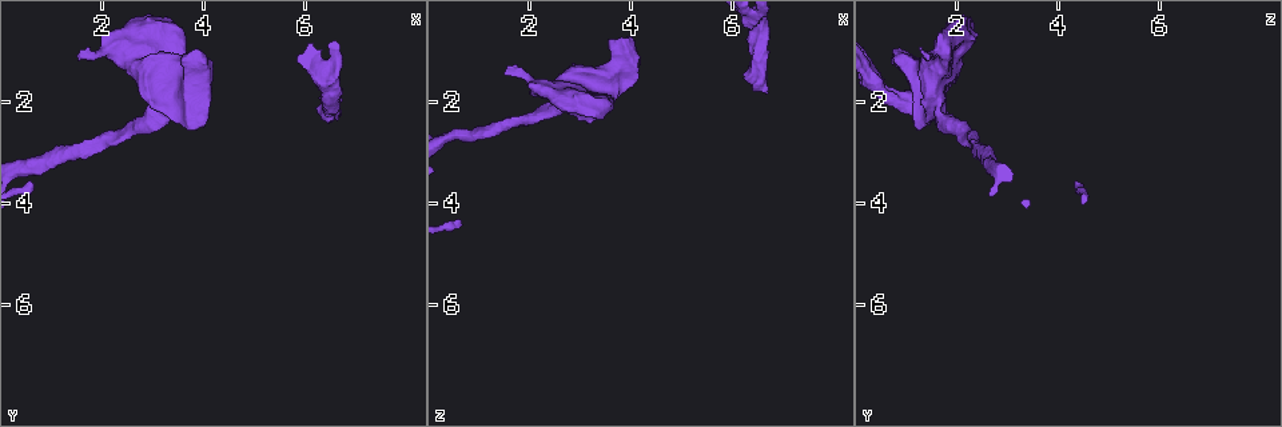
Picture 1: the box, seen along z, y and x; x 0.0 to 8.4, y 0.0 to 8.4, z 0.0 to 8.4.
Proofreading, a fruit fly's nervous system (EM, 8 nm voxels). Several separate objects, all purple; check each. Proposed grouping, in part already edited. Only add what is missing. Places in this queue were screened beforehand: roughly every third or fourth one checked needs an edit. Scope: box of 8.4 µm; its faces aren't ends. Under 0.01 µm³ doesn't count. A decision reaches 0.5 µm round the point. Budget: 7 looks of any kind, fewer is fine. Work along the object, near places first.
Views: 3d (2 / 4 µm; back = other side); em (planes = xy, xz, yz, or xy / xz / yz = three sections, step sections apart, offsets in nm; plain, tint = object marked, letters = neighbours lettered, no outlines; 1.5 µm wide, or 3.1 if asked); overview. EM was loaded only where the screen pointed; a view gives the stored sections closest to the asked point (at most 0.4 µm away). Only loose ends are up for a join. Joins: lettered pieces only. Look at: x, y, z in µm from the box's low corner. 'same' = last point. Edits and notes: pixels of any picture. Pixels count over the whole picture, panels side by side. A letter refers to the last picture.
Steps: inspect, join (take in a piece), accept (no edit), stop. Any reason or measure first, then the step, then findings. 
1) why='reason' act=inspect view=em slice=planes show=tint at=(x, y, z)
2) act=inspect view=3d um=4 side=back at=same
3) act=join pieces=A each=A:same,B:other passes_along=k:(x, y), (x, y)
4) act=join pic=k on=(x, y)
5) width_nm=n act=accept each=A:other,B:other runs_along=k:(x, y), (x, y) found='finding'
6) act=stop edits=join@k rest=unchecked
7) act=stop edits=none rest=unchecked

why='thick end' act=inspect view=em slice=yz step=4 show=letters at=(6.65, 2.20, 1.85)

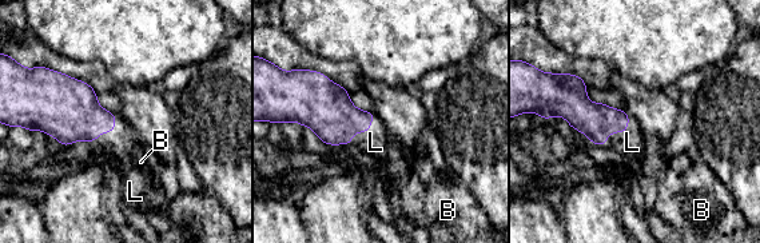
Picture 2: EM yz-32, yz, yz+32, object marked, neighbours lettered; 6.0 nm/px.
act=join pieces=L each=B:other,L:same passes_along=2:(327, 110), (362, 131), (375, 142) found='the cell continues'

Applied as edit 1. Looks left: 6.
act=inspect view=overview

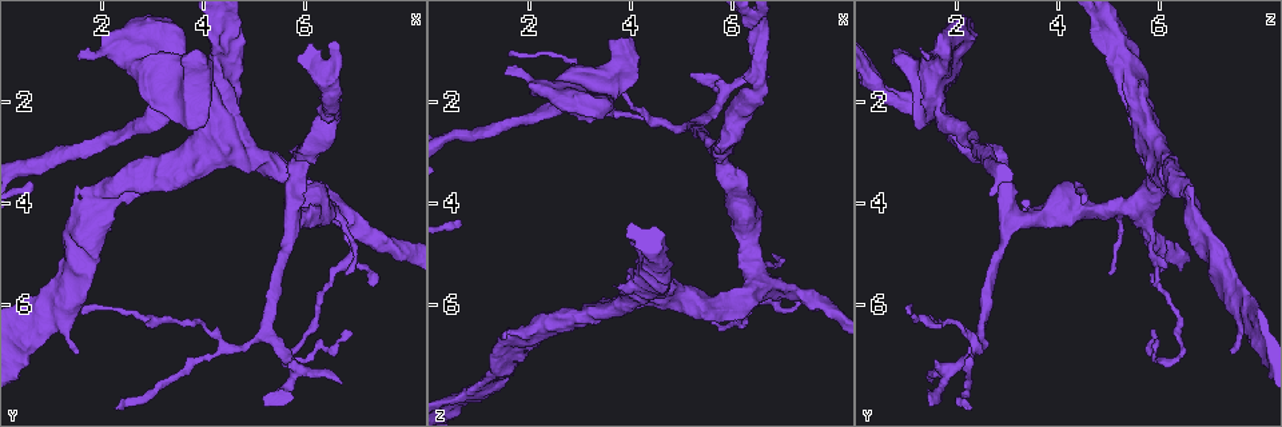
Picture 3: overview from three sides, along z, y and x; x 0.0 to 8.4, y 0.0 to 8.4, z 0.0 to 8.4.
why='stops while still wide' act=inspect view=em slice=planes show=letters at=(3.85, 1.00, 0.80)

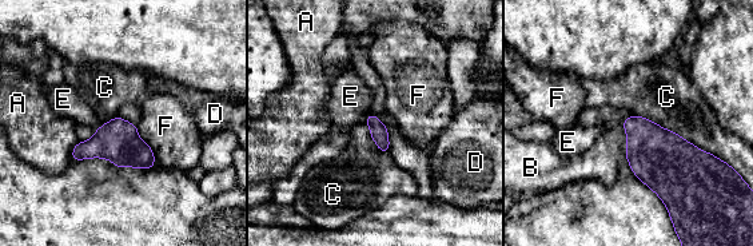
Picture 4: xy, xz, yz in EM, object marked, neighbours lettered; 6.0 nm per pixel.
longest_contact=C:600nm act=join pieces=B each=A:other,B:same,C:other,D:other,E:other,F:other passes_along=4:(664, 161), (628, 141), (601, 163) found='the cell continues'

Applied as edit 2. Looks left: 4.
why='see it whole again' act=inspect view=overview

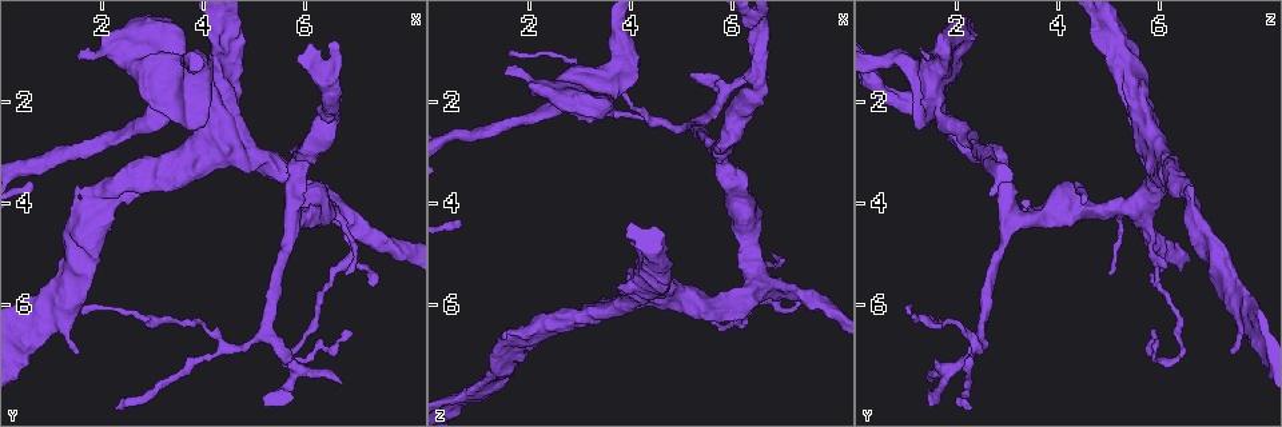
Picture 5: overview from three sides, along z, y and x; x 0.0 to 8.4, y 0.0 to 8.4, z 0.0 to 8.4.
why='branch stops here' act=inspect view=3d um=4 at=(1.55, 1.05, 1.25)

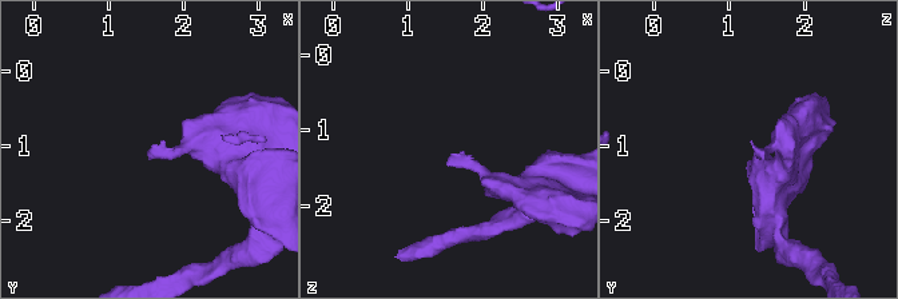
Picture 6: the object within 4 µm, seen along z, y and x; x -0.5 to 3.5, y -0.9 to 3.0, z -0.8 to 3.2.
why='now the EM' act=inspect view=em slice=planes show=letters at=(1.55, 1.00, 1.30)

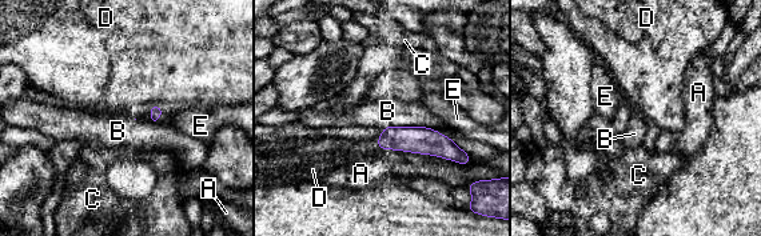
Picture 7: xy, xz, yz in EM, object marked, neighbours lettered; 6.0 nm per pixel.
act=accept each=A:other,B:other,C:other,D:other,E:other found='none of them fits'

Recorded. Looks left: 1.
act=stop edits=join@2,join@4 rest=unchecked

